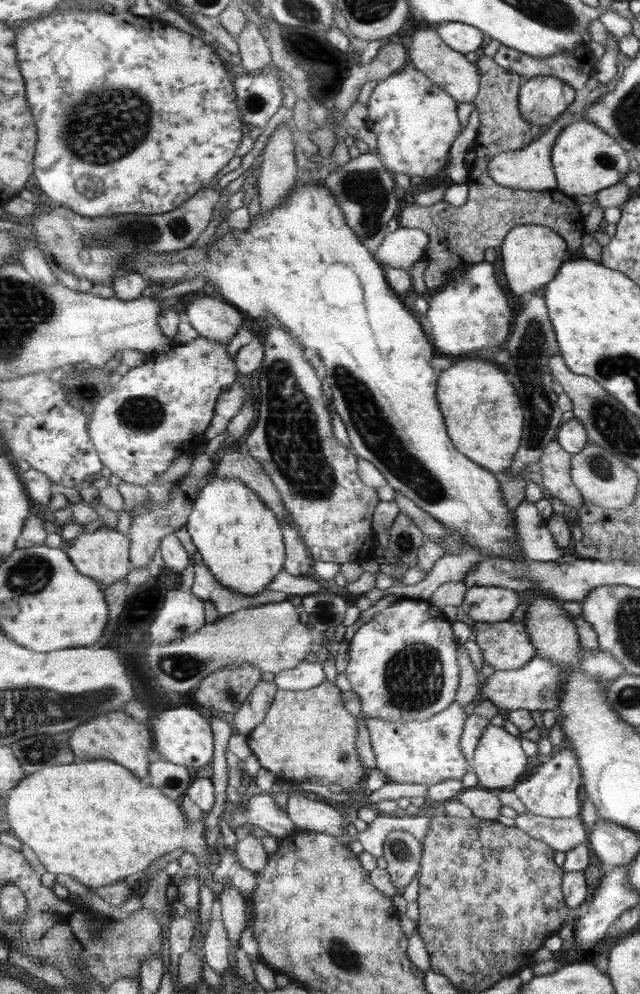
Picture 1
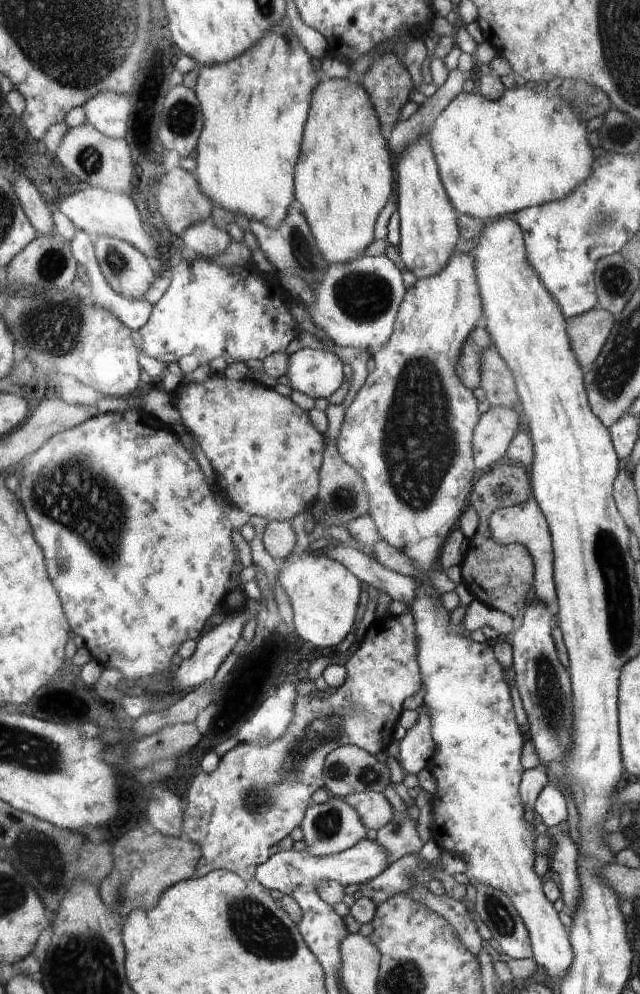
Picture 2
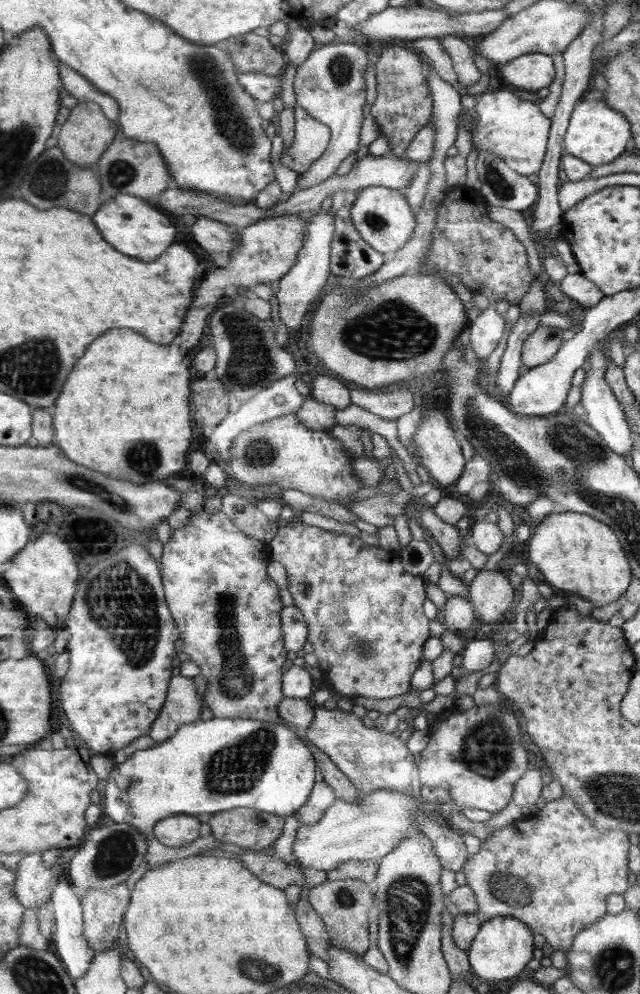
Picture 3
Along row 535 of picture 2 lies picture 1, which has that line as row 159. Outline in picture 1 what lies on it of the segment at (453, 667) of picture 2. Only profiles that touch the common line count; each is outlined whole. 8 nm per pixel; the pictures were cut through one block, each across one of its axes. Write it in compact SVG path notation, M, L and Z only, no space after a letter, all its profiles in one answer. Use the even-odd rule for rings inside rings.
M406 65L394 71L388 78L377 83L368 99L366 126L376 136L376 150L378 150L376 156L395 176L405 174L409 177L428 178L438 174L442 168L446 168L451 144L461 131L456 110L458 103L416 67Z

